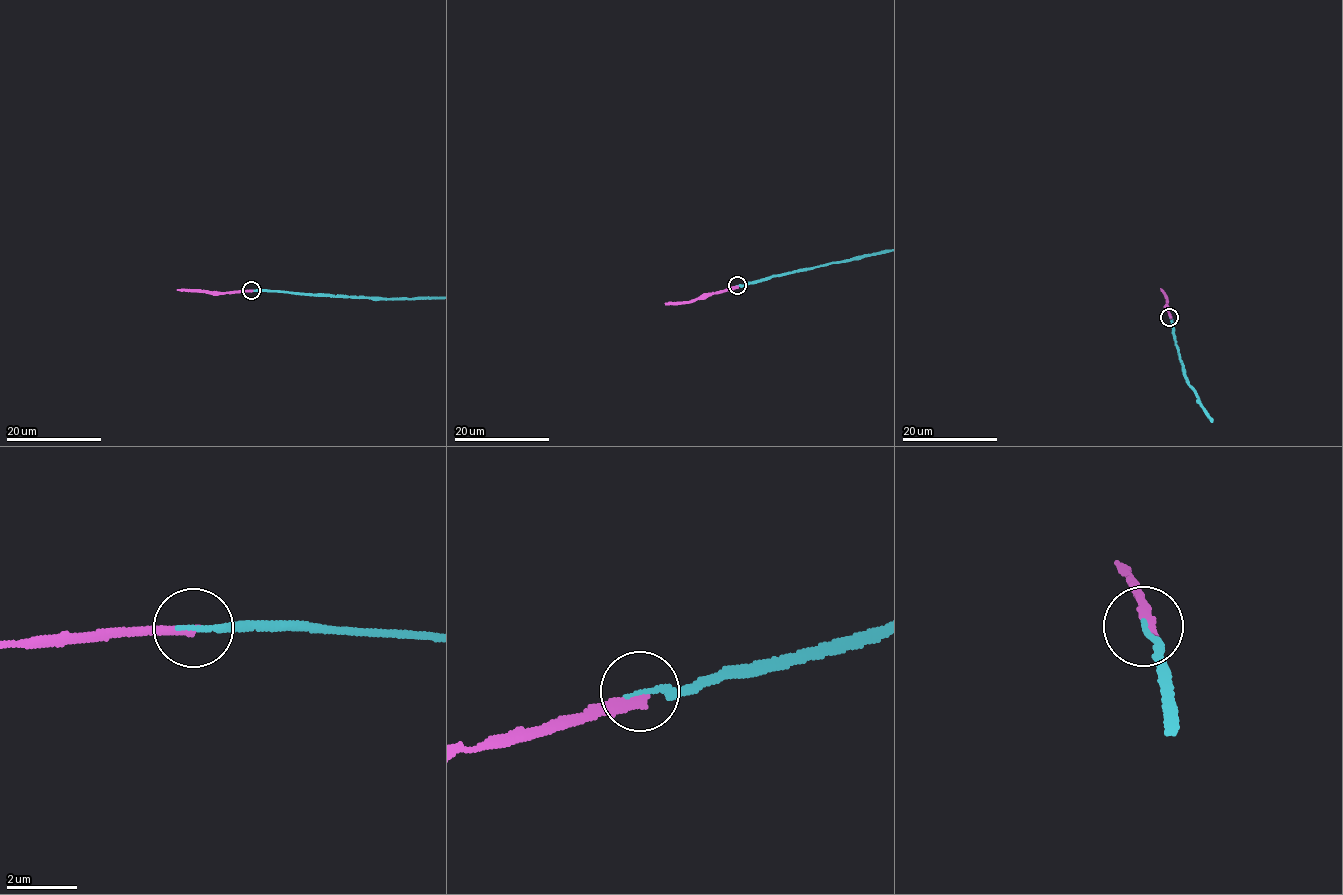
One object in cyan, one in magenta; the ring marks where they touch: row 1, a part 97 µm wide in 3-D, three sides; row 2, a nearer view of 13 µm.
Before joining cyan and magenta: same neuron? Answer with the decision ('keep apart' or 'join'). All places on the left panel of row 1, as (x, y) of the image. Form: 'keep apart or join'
join

